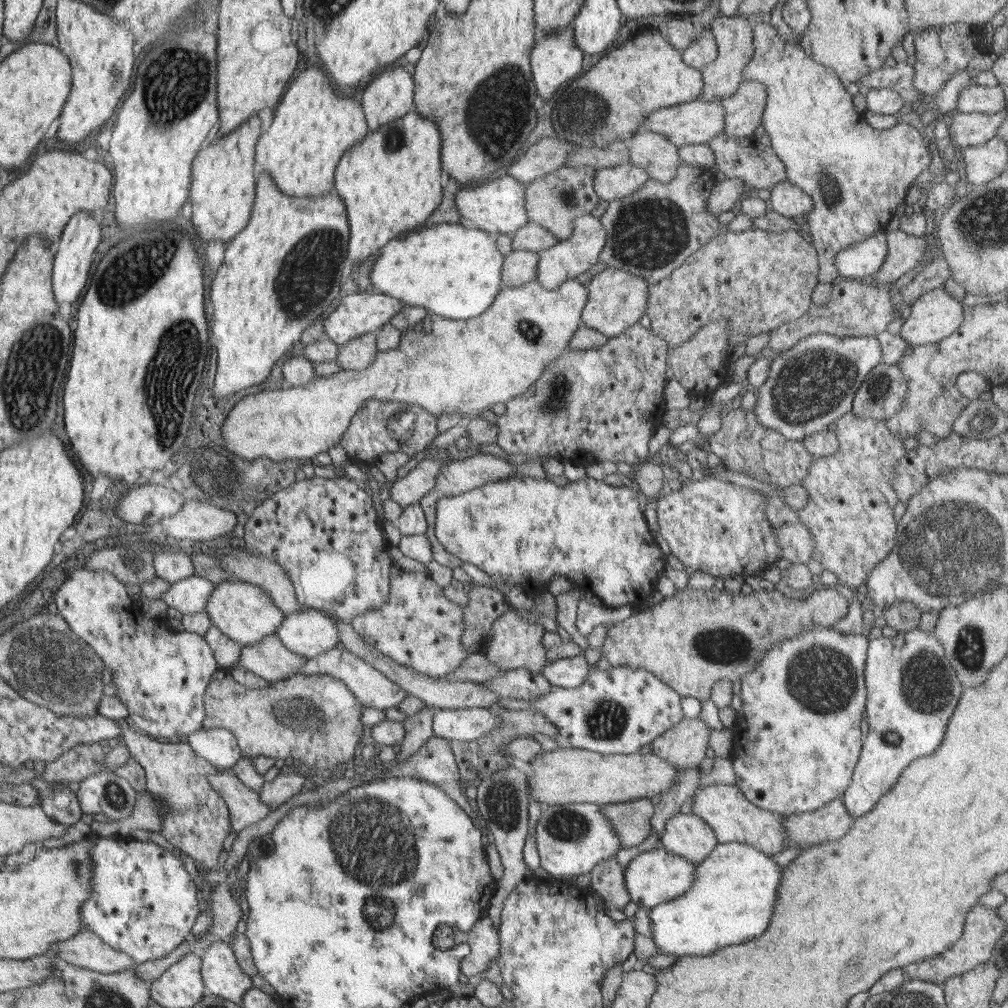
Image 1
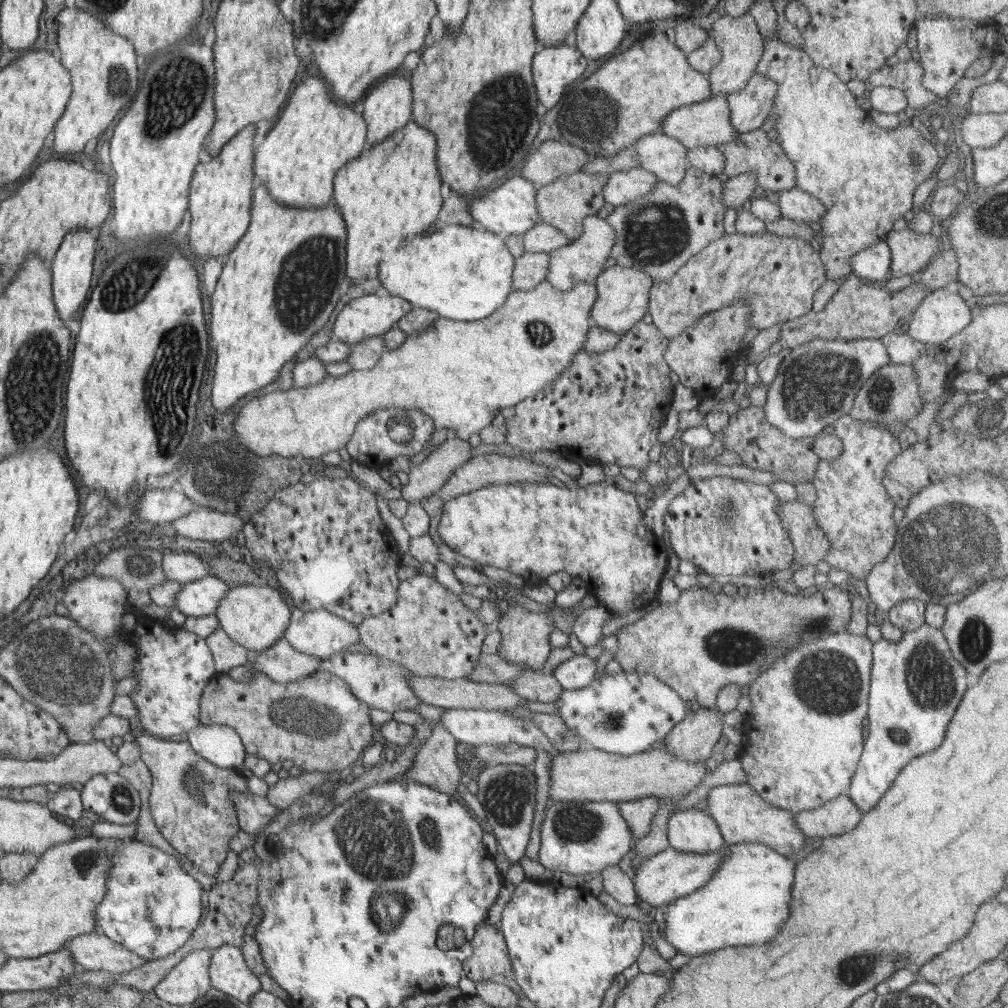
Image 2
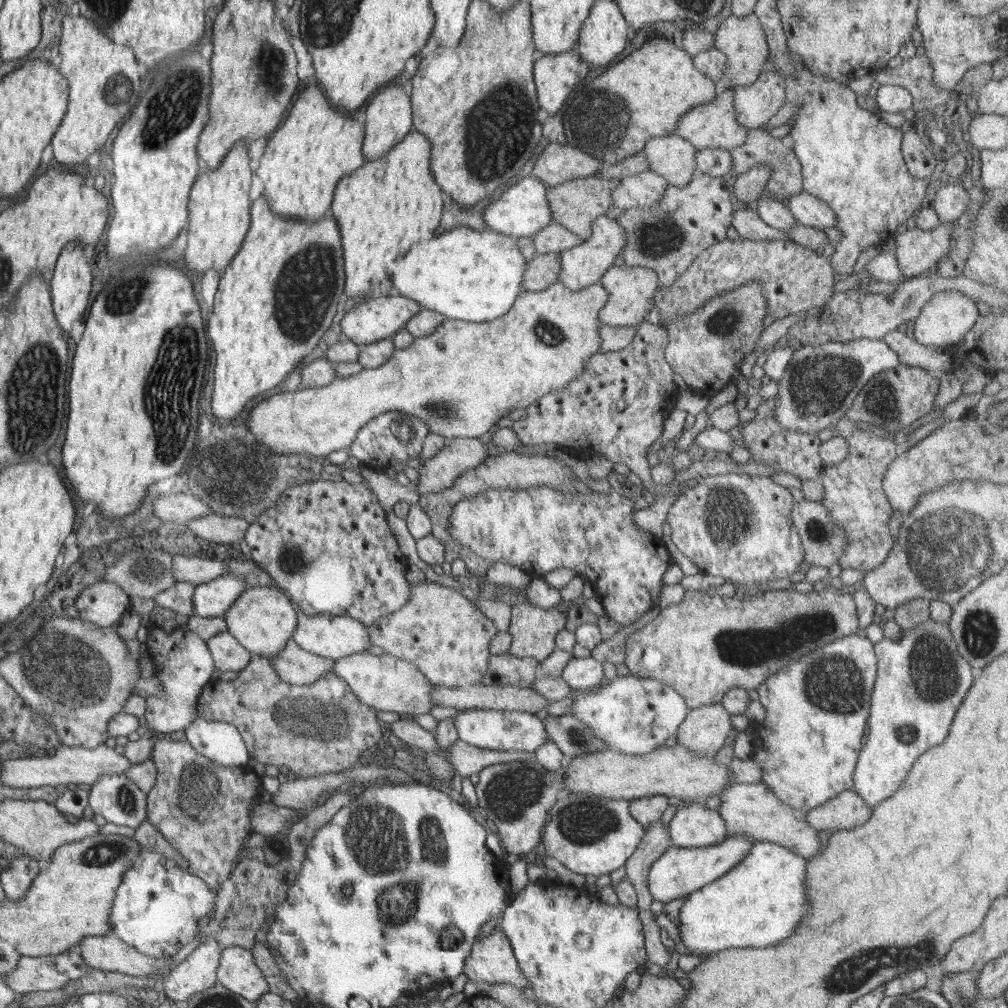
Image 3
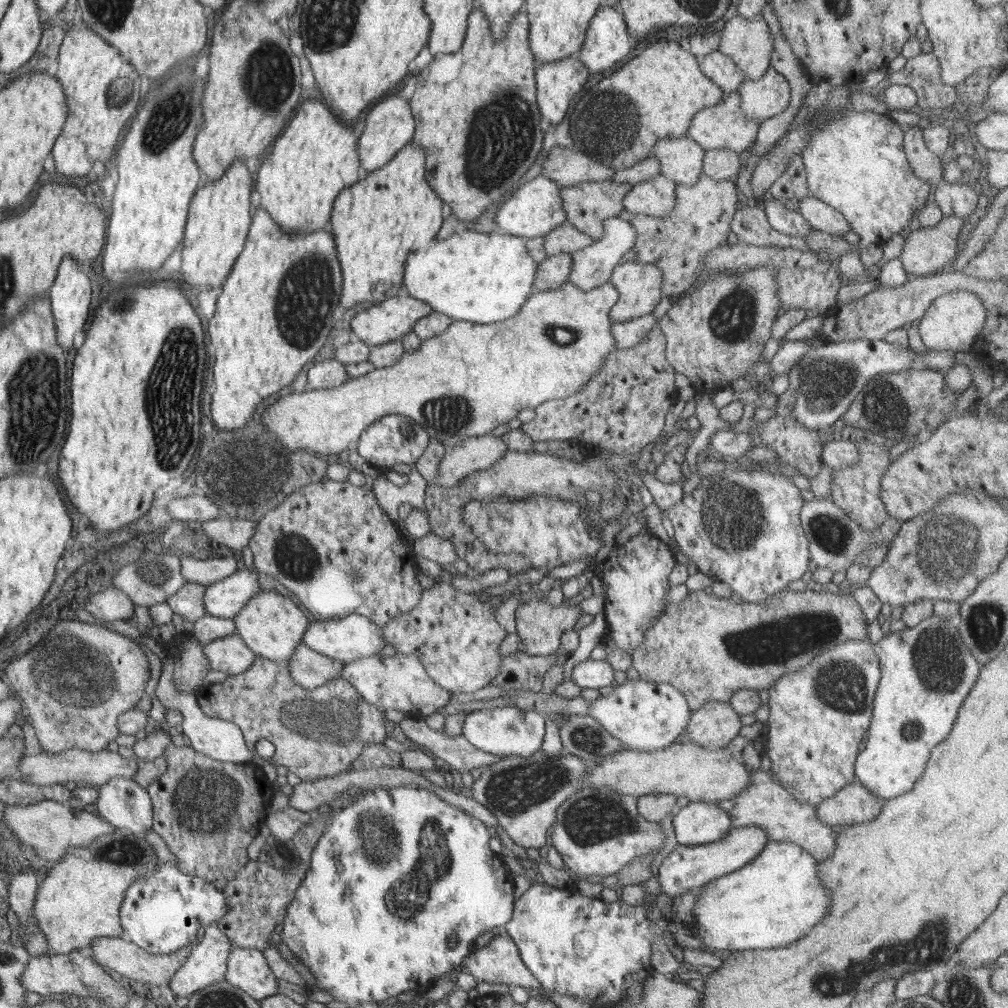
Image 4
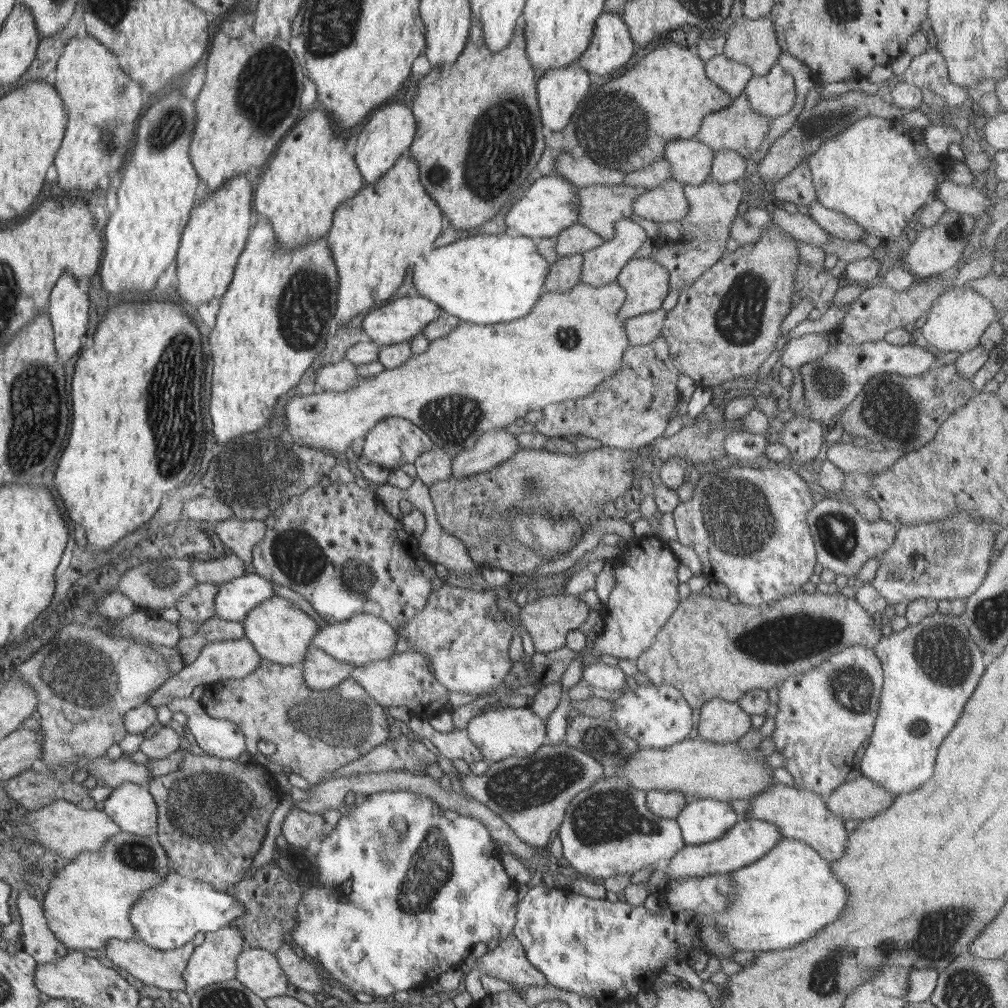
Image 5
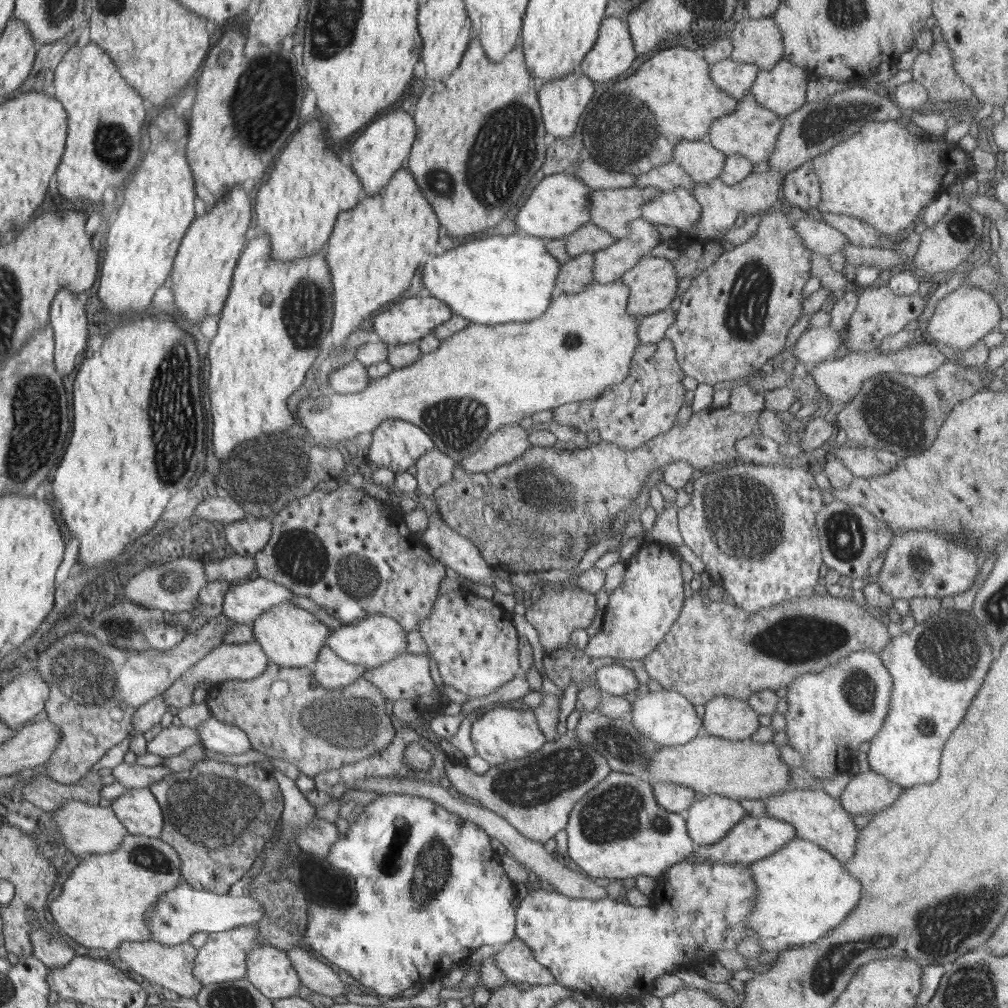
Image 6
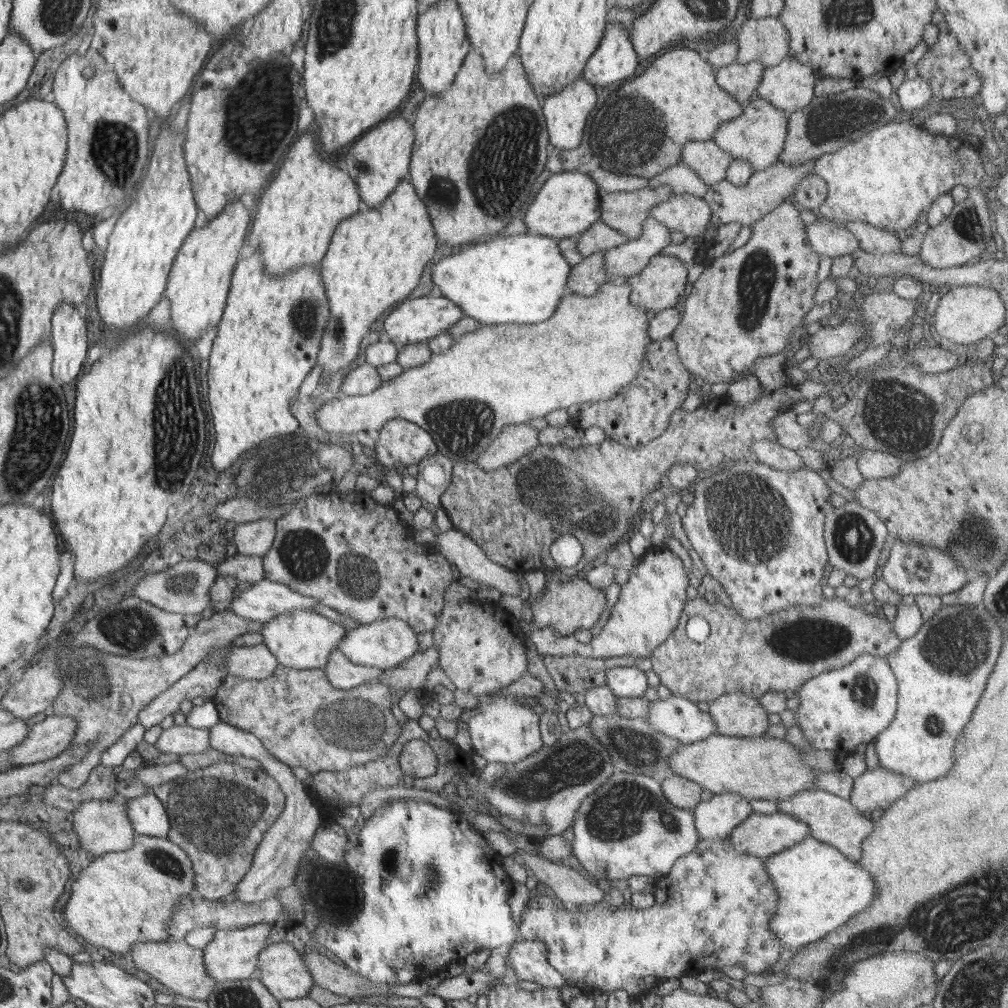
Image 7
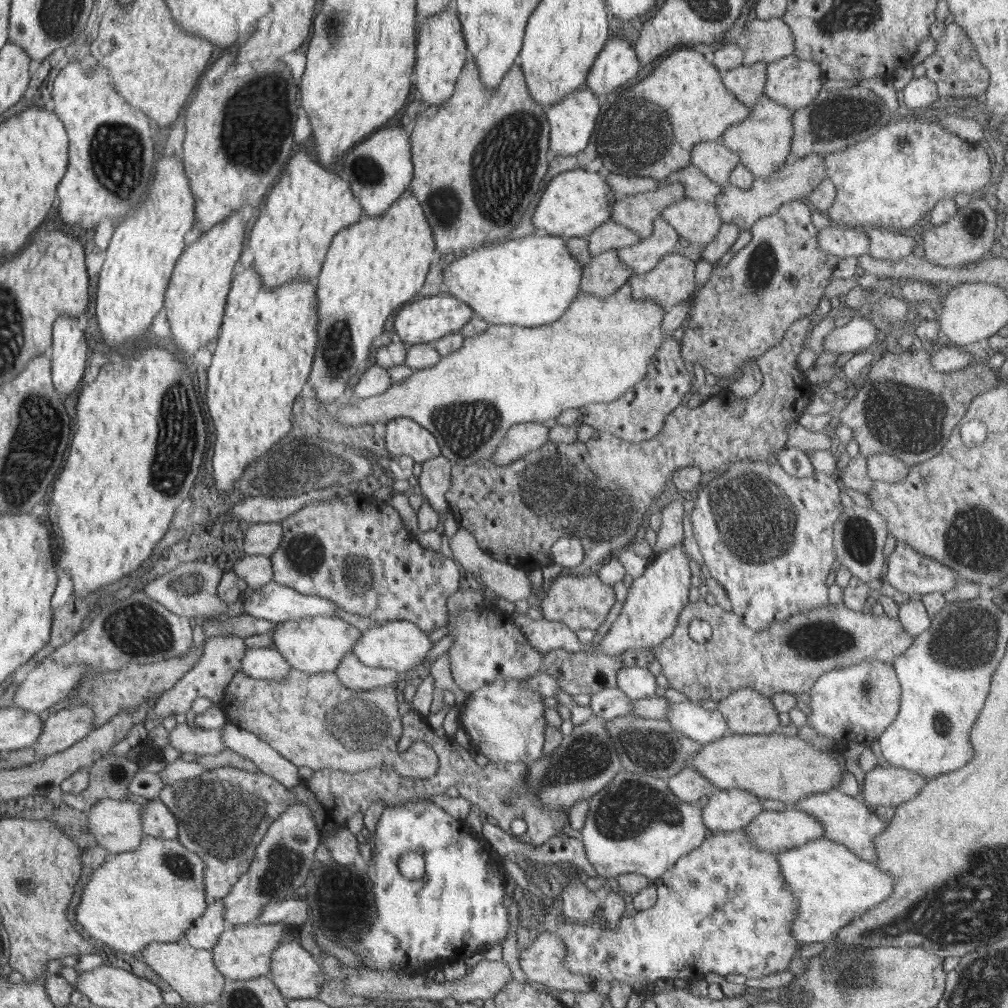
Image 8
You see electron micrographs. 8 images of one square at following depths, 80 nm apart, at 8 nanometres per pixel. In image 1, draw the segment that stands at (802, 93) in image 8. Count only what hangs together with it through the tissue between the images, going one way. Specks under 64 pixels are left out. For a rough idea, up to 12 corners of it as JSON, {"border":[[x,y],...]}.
{"border":[[744,80],[719,100],[728,138],[761,124],[768,91]]}

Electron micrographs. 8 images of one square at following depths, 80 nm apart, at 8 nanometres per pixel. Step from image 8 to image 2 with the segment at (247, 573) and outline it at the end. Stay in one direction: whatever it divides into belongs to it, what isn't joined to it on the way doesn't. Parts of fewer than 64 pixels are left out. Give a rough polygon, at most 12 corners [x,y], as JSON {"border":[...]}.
{"border":[[170,552],[162,566],[168,579],[200,580],[210,566],[192,552]]}

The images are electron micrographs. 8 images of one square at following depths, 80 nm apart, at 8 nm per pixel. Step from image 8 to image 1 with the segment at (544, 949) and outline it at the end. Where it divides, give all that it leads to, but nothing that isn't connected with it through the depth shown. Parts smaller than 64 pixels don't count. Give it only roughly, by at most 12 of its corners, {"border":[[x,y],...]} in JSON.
{"border":[[486,915],[468,932],[460,972],[473,979],[500,956],[499,930]]}

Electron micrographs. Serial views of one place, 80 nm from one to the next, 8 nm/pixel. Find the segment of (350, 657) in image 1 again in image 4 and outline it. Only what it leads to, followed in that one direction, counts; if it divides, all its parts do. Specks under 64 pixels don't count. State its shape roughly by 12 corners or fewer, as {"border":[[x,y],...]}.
{"border":[[418,656],[346,662],[340,676],[382,712],[422,719],[452,692]]}

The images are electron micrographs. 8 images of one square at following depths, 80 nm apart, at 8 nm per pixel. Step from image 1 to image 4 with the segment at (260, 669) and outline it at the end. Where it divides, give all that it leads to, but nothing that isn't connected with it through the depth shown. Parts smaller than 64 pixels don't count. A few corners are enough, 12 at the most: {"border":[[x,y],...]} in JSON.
{"border":[[303,642],[286,662],[304,688],[341,678],[345,664]]}

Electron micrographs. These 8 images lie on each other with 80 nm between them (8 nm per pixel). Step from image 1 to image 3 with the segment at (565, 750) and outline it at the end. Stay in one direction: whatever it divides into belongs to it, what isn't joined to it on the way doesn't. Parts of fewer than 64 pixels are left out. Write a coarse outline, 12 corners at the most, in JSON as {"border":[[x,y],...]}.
{"border":[[716,754],[566,757],[564,790],[706,801],[734,784]]}

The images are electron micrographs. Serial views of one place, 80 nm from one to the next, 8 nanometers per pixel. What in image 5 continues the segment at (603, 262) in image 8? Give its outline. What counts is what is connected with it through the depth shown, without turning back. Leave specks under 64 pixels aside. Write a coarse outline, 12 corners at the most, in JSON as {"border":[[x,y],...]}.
{"border":[[582,255],[548,266],[546,292],[568,292],[580,283]]}

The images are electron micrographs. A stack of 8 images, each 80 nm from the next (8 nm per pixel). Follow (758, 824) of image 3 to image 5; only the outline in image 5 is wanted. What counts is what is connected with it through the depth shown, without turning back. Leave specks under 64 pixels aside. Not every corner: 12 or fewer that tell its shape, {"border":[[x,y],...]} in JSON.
{"border":[[782,783],[750,798],[746,819],[827,861],[844,856],[848,830],[826,798]]}

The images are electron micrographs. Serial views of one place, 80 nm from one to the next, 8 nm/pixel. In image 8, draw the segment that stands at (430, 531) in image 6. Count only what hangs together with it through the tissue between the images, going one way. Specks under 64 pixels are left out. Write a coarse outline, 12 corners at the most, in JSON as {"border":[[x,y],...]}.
{"border":[[460,526],[446,545],[486,592],[513,603],[532,596],[521,566],[492,558]]}

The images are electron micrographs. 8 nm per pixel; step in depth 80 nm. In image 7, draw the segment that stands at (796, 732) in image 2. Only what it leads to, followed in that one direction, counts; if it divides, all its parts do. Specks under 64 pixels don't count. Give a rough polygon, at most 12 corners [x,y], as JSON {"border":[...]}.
{"border":[[860,654],[801,689],[800,728],[838,760],[896,715],[885,657]]}

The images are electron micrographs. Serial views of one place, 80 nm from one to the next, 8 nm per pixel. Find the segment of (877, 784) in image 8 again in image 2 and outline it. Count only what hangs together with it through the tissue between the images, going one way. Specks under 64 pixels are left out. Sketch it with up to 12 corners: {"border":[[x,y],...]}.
{"border":[[848,794],[796,813],[806,838],[846,834],[862,815]]}

